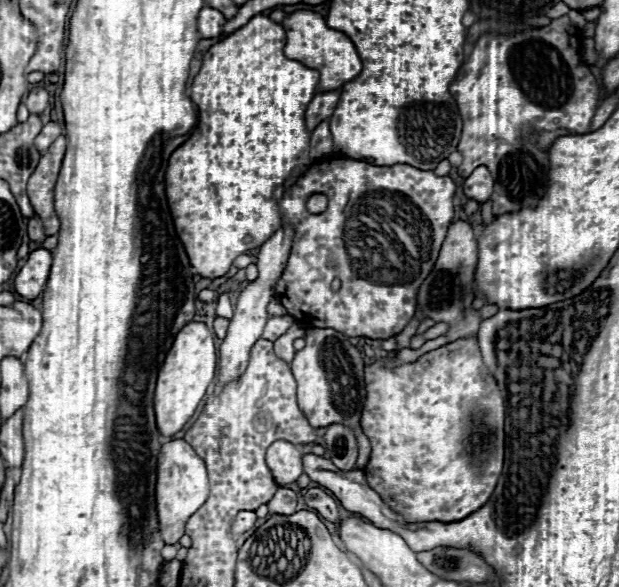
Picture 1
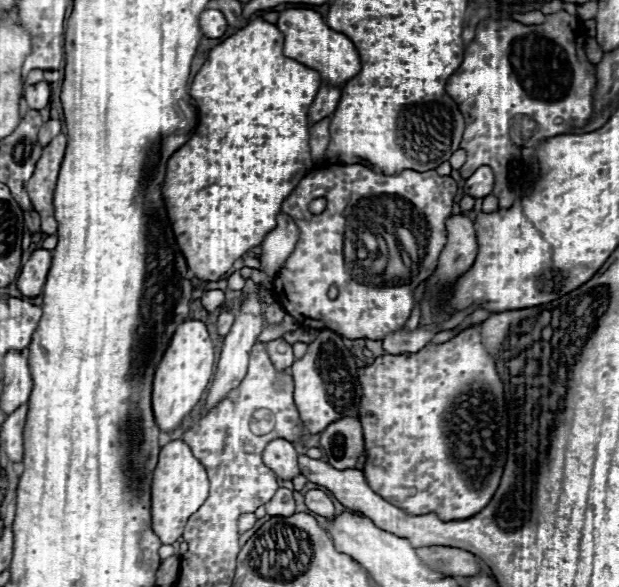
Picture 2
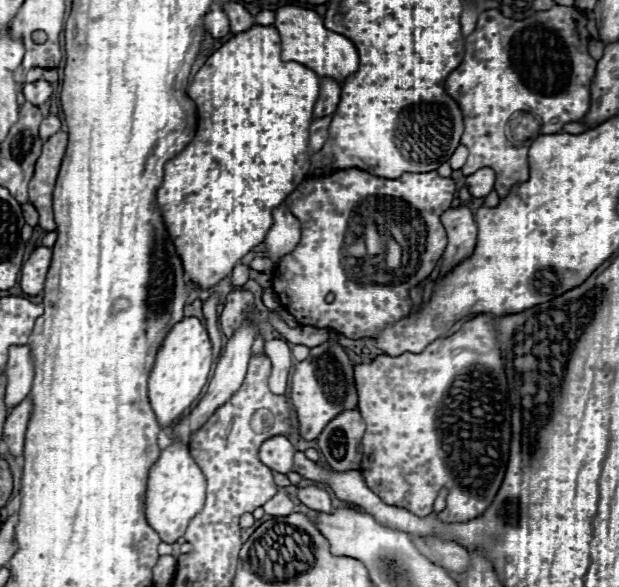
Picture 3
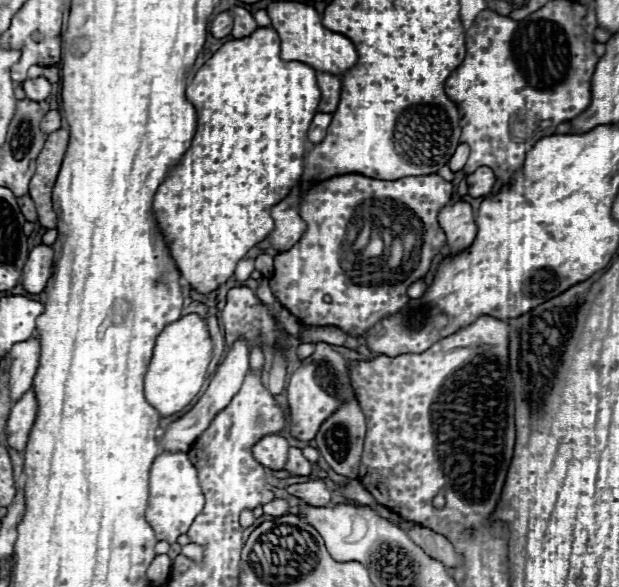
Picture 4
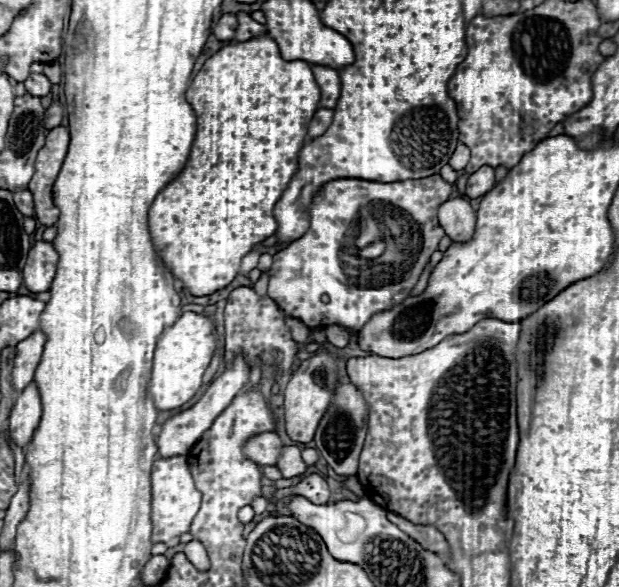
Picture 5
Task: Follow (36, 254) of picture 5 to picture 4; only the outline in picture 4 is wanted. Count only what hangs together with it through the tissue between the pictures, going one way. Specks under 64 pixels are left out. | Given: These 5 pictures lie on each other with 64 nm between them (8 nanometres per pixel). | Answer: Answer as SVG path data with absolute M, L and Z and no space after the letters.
M36 246L22 272L22 284L30 294L40 294L46 288L46 282L52 276L52 262L54 262L54 250L50 246Z

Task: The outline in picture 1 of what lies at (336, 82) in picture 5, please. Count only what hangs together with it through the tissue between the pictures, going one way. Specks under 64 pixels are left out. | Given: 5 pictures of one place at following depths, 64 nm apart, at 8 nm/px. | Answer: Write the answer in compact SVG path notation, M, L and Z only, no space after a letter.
M332 90L332 92L318 92L312 102L308 104L306 110L306 126L308 130L314 130L314 126L318 126L318 122L330 118L334 114L334 108L338 104L340 98L340 90Z

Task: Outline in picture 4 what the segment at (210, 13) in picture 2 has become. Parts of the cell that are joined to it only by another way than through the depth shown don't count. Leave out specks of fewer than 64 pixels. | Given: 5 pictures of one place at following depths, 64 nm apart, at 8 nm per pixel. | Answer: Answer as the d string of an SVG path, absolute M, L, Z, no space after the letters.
M222 12L210 20L210 32L216 38L226 38L232 32L232 16L228 12Z

